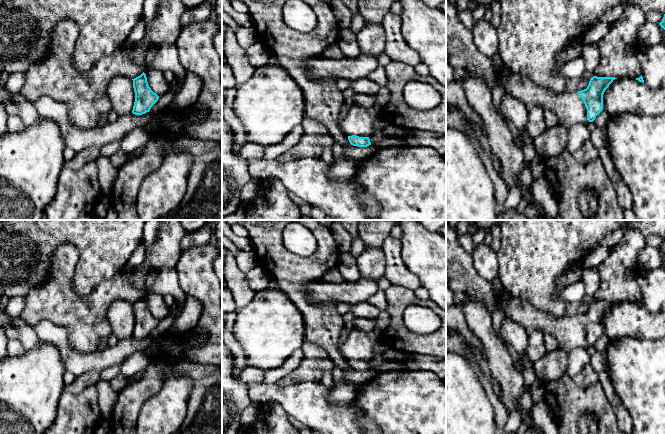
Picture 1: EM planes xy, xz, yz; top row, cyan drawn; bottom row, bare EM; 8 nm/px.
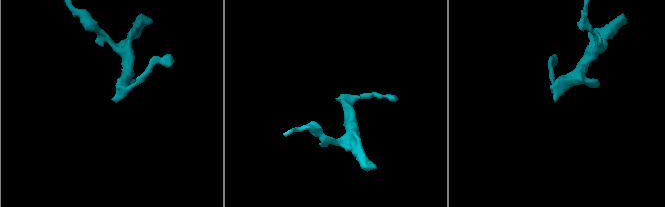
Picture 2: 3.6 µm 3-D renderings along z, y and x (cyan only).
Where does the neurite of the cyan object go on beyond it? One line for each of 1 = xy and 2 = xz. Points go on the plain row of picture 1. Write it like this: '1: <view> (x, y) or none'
1: none
2: xz (358, 345)

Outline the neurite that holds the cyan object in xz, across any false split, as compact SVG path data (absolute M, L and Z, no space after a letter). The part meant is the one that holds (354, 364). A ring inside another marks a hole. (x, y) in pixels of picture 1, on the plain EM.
M353 328L340 343L339 349L348 360L351 369L367 371L371 369L369 361L375 356L373 348L379 340L380 337L375 332L364 332Z

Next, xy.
M144 296L132 304L135 316L135 326L132 337L142 339L150 335L151 331L158 325L159 320L149 311Z

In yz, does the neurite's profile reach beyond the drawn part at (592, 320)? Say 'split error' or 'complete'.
split error

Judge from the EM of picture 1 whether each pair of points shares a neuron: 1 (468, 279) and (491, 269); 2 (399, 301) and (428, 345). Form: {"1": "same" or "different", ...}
{"1": "different", "2": "same"}

